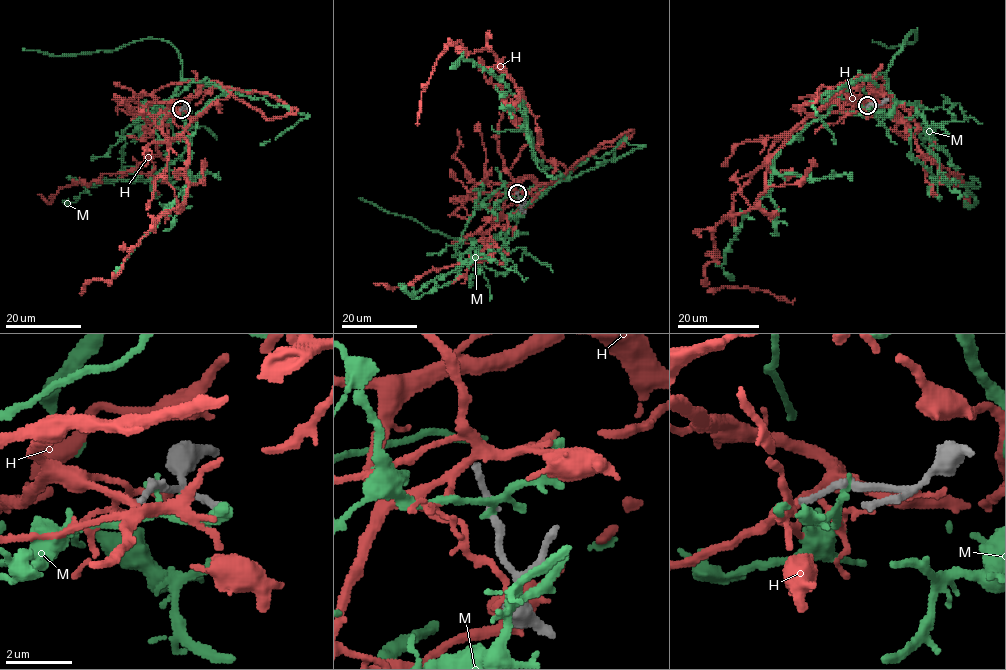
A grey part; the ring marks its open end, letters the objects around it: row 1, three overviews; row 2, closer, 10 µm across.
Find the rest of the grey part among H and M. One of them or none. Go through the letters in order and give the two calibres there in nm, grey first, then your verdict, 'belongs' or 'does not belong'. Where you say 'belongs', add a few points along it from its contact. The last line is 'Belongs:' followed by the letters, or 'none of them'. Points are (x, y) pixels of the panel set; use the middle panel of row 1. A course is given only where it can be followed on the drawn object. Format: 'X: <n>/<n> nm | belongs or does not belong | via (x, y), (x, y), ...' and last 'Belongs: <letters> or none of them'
H: 170/240 nm | does not belong
M: 240/110 nm | does not belong
Belongs: none of them

